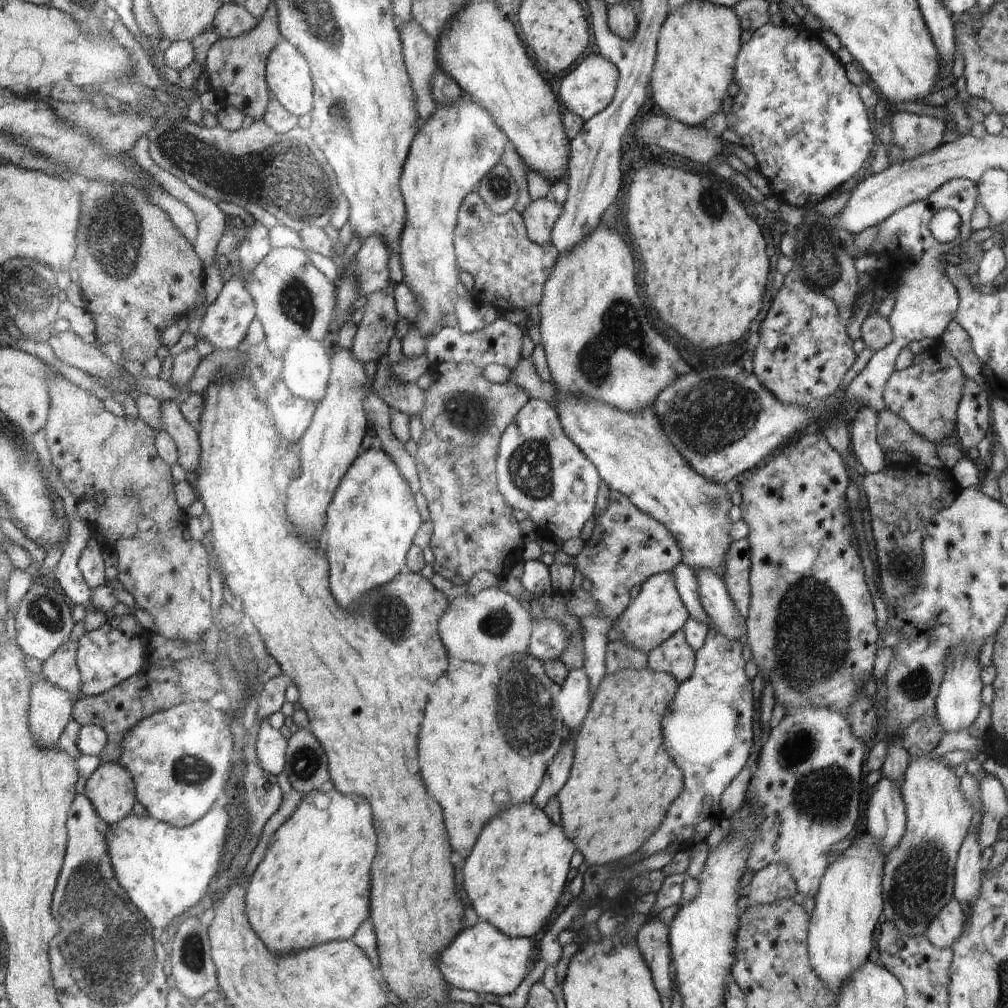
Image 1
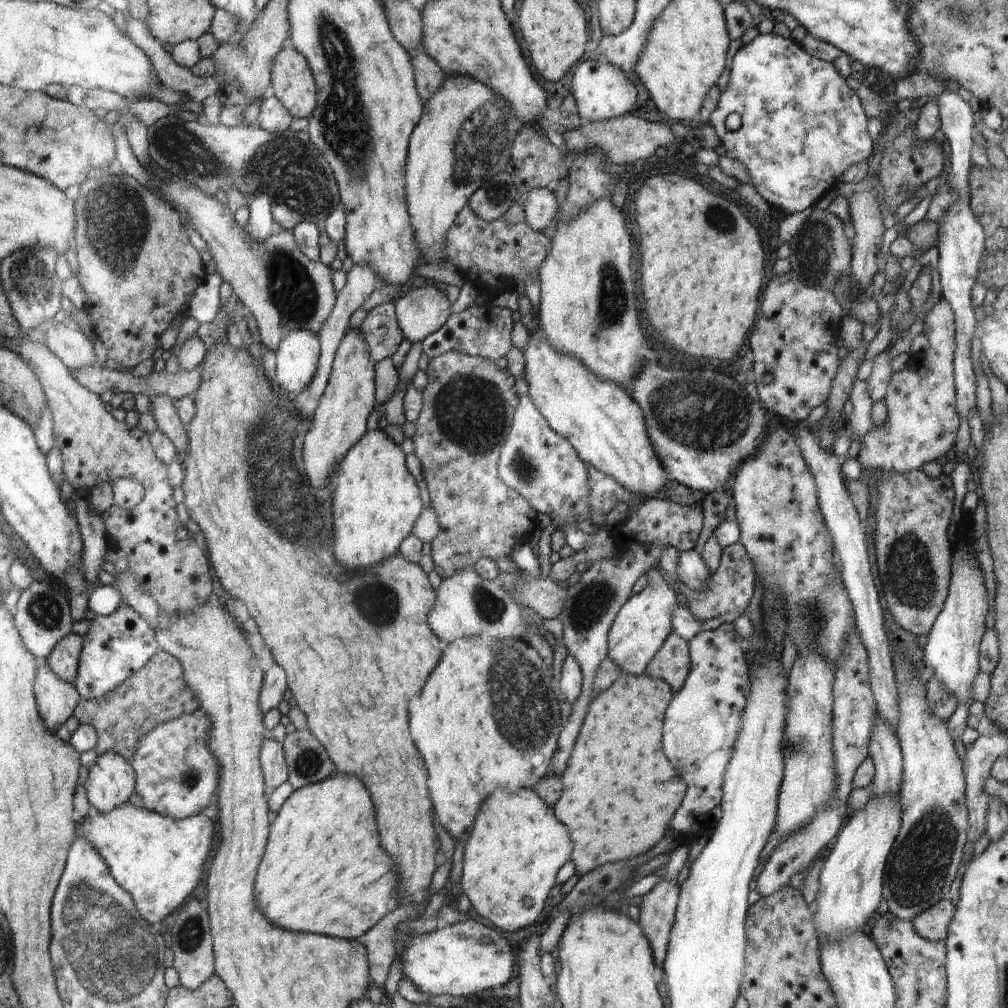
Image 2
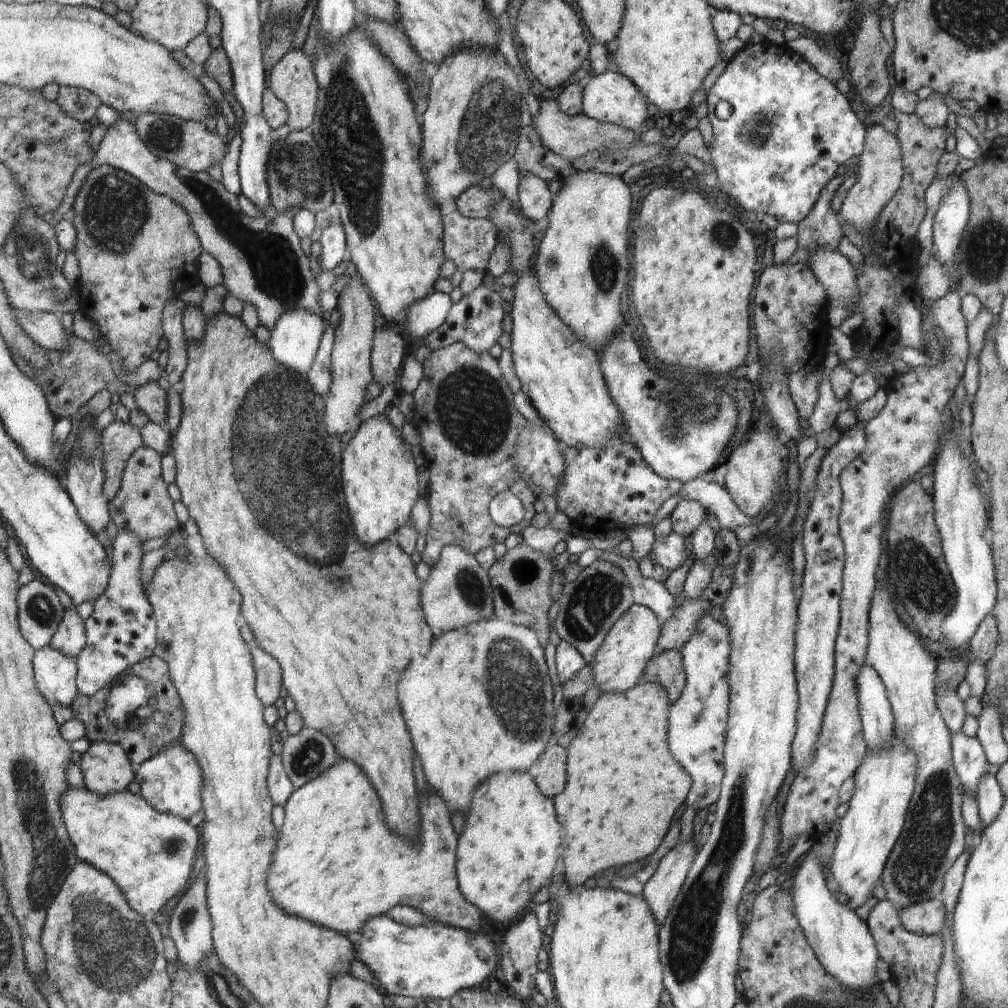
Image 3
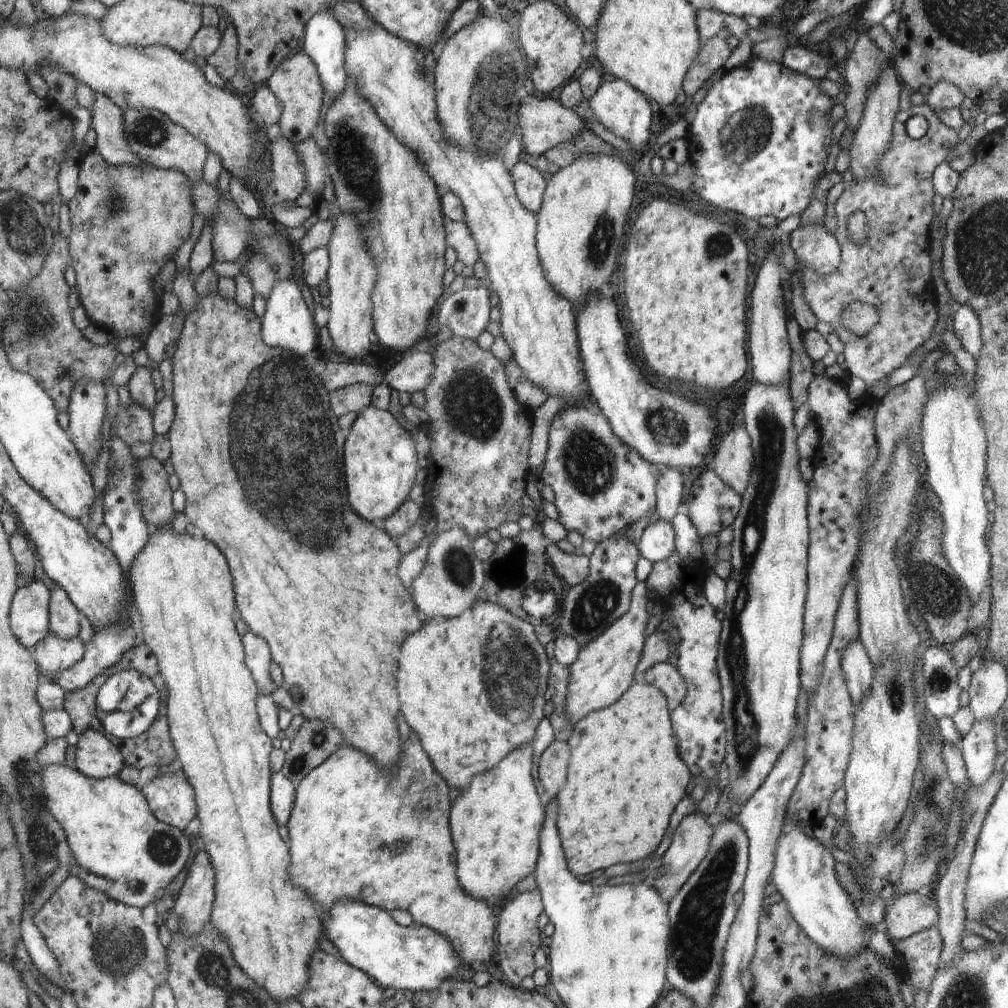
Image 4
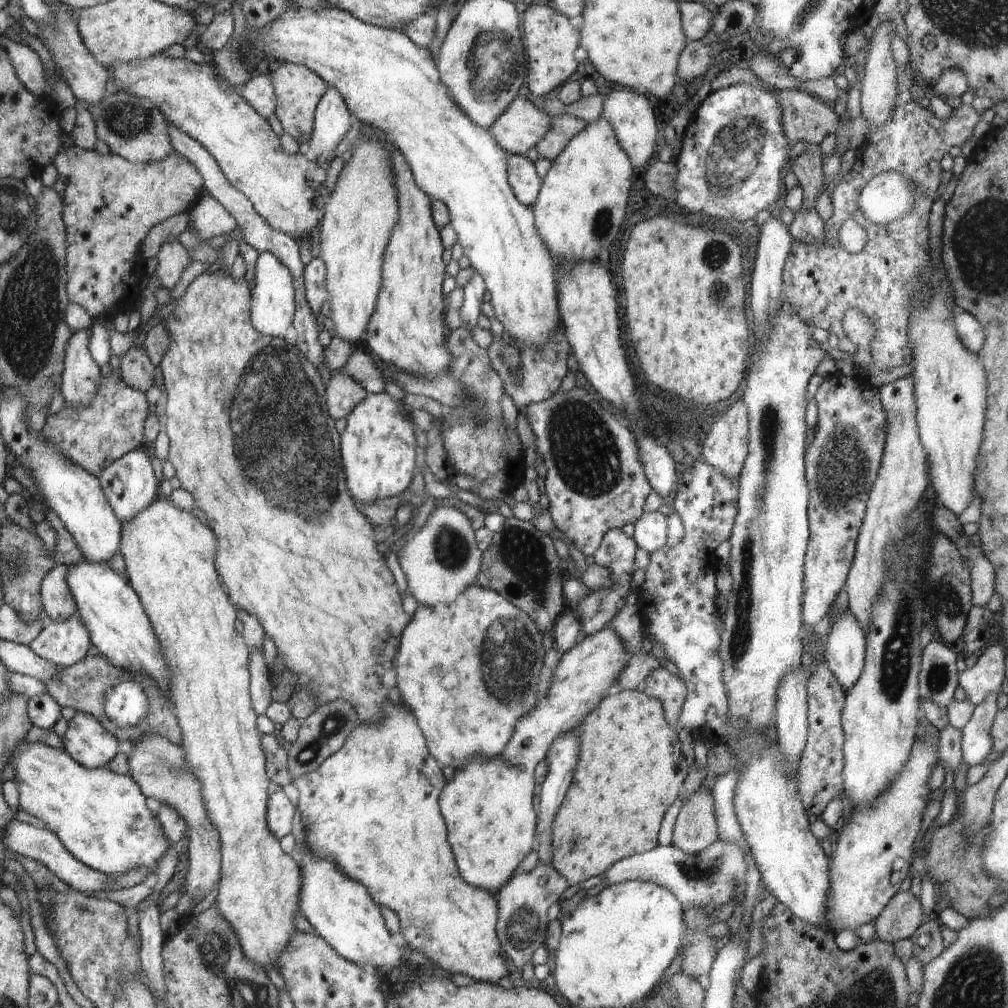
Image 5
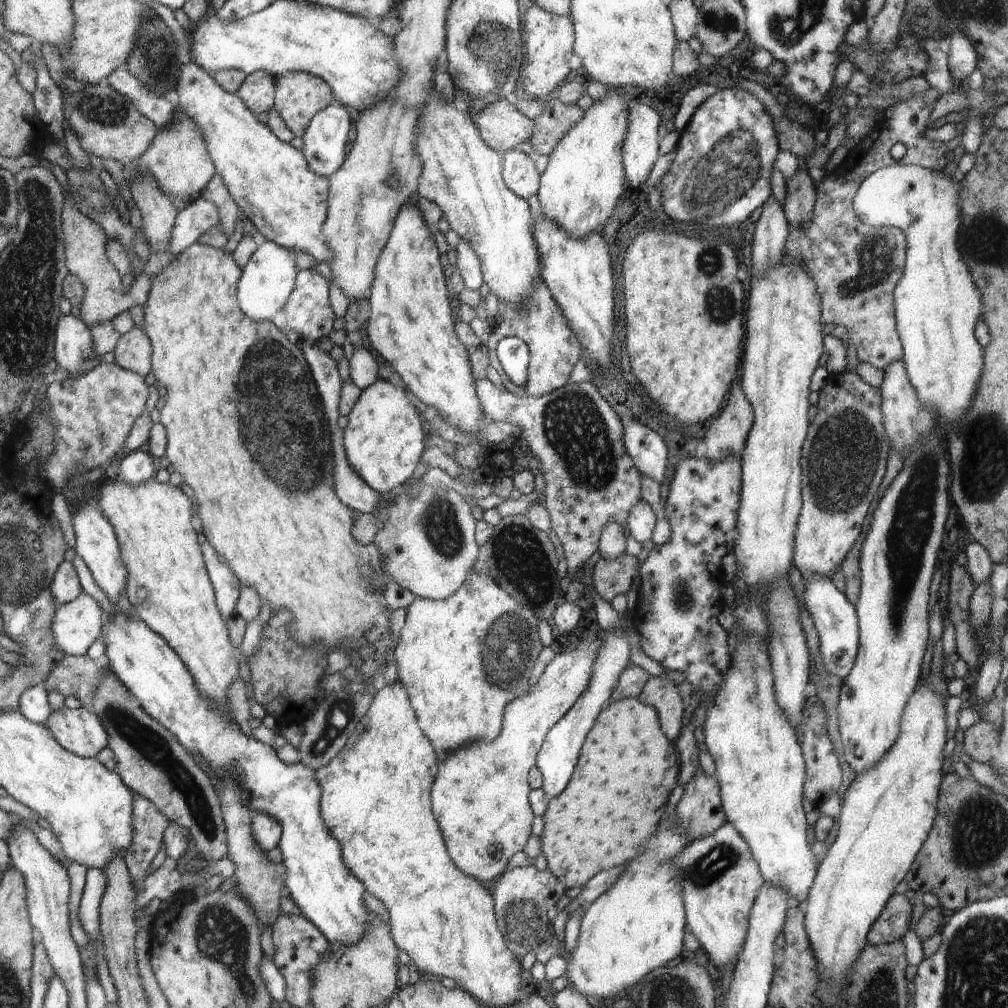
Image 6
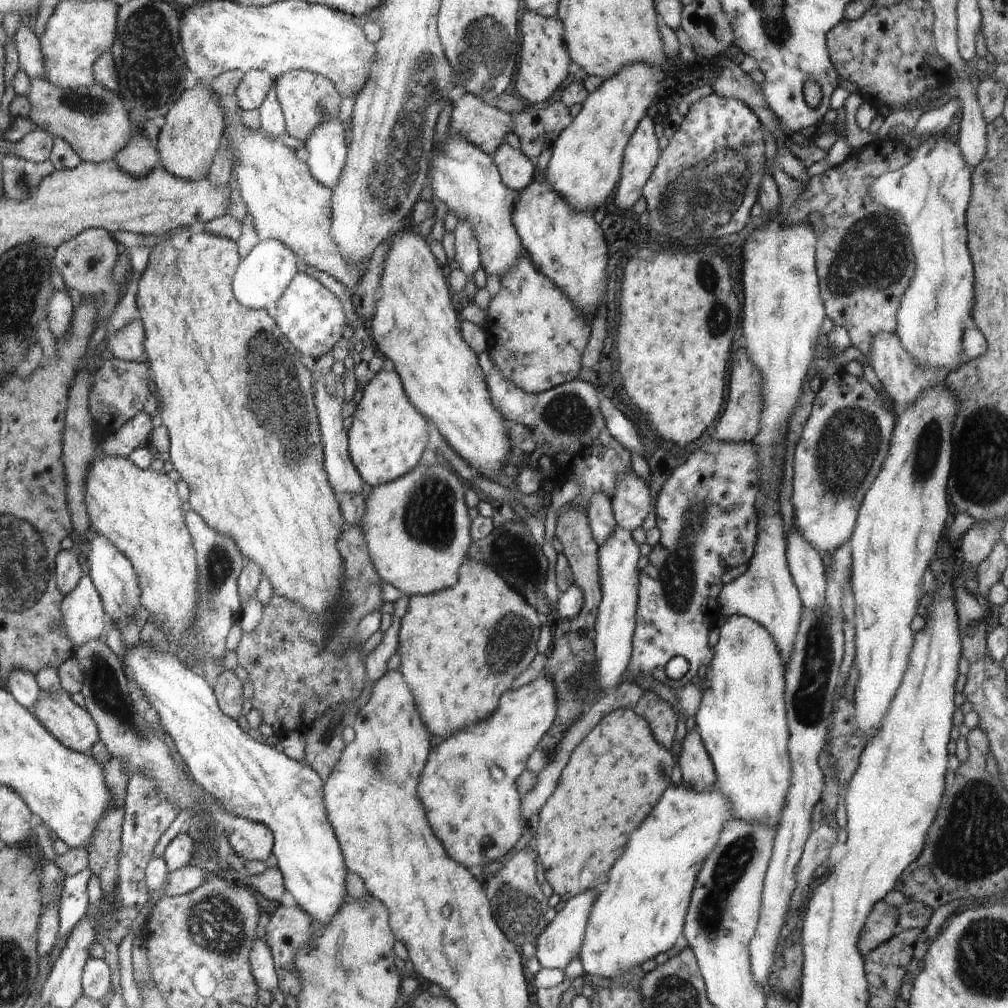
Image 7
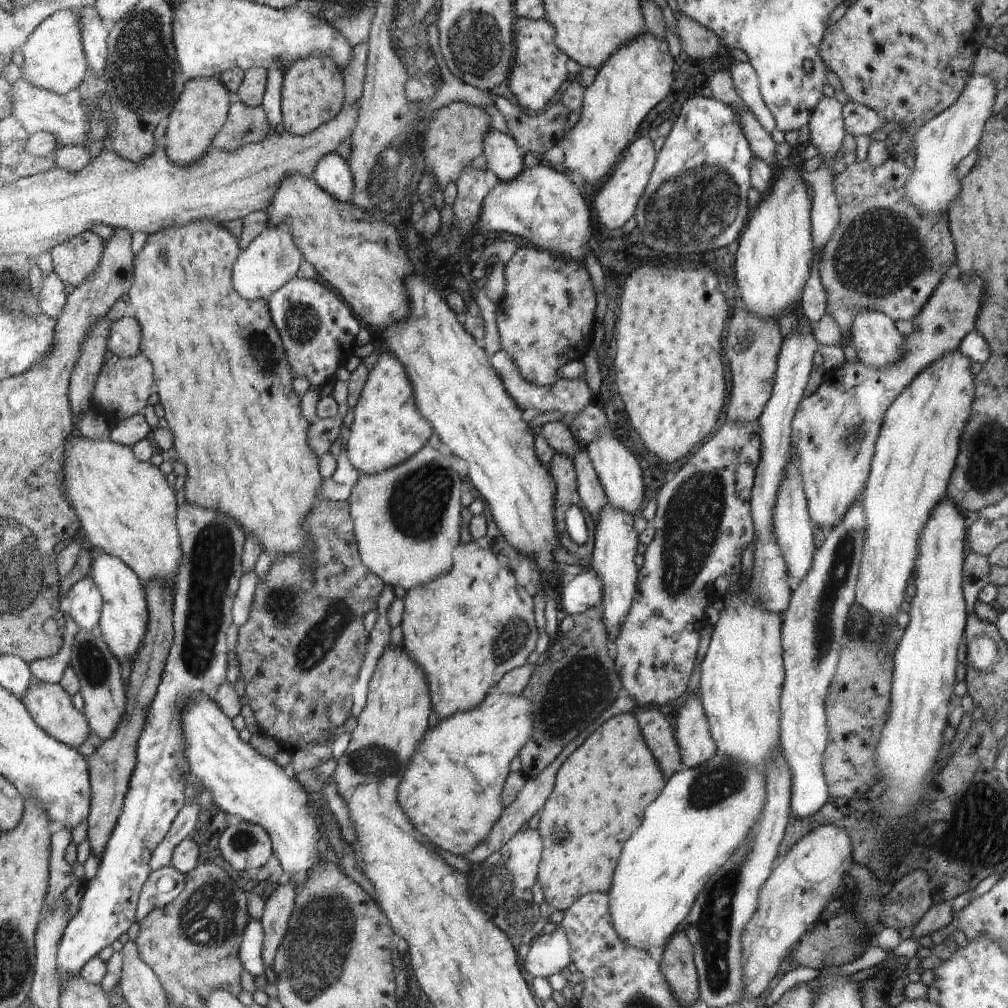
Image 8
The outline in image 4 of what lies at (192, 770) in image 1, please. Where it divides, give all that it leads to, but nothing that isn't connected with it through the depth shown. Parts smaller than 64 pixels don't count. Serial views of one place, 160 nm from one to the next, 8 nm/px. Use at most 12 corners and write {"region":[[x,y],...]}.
{"region":[[177,764],[142,788],[160,822],[186,830],[195,791]]}

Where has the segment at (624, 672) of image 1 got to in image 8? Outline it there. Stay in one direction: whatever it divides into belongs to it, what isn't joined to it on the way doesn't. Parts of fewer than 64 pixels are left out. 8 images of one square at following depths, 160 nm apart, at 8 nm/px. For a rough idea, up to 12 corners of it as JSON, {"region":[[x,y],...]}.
{"region":[[631,713],[563,762],[540,813],[551,911],[607,893],[666,777]]}

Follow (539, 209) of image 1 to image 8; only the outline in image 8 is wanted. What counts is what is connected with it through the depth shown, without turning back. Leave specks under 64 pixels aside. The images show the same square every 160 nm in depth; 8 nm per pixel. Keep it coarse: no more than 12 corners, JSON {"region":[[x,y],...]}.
{"region":[[496,129],[483,138],[485,167],[500,181],[519,176],[525,152]]}

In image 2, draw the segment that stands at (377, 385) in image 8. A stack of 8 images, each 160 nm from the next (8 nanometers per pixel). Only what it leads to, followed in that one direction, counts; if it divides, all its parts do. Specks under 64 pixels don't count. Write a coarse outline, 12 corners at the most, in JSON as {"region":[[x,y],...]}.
{"region":[[381,427],[336,466],[336,560],[396,554],[423,512]]}

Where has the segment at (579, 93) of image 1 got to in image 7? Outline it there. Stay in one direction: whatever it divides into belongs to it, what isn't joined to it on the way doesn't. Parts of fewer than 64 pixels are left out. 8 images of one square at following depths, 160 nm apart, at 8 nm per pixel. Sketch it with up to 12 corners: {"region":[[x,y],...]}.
{"region":[[652,117],[627,146],[613,204],[630,210],[660,157]]}

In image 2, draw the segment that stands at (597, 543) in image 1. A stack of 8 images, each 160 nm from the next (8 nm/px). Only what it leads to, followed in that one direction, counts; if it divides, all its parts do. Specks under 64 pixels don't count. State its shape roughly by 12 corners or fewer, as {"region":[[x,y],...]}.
{"region":[[702,503],[628,505],[622,552],[567,586],[557,626],[583,672],[550,771],[568,764],[608,630],[662,549],[694,549]]}

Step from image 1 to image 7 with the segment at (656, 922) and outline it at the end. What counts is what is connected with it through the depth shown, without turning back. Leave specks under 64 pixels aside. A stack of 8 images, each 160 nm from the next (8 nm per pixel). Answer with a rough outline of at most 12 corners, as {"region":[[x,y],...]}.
{"region":[[698,729],[679,754],[681,781],[709,789],[717,776]]}

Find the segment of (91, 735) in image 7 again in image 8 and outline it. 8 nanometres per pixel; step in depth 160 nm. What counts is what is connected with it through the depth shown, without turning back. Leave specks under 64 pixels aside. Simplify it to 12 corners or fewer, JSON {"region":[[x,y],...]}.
{"region":[[33,676],[21,699],[52,738],[76,749],[91,730],[60,683]]}

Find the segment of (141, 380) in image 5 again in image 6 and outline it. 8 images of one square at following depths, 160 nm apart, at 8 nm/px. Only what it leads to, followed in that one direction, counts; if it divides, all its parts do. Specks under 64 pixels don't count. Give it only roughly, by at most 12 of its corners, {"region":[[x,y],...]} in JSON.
{"region":[[140,326],[120,335],[115,363],[146,378],[151,342]]}

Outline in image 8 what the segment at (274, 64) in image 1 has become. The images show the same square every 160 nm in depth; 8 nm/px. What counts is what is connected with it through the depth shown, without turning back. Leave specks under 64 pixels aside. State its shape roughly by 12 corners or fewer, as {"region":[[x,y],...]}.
{"region":[[327,54],[284,72],[283,125],[314,132],[342,112],[343,72]]}

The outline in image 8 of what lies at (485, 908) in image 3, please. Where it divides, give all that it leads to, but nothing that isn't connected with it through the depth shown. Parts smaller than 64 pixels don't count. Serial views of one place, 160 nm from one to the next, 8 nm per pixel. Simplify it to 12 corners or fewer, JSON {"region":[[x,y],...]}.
{"region":[[488,692],[426,730],[404,814],[458,856],[502,816],[531,702]]}

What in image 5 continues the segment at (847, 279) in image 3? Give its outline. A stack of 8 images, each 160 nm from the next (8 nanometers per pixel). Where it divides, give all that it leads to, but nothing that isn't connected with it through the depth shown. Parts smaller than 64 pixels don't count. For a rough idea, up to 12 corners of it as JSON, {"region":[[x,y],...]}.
{"region":[[815,207],[799,209],[789,231],[794,241],[821,243],[825,222]]}

